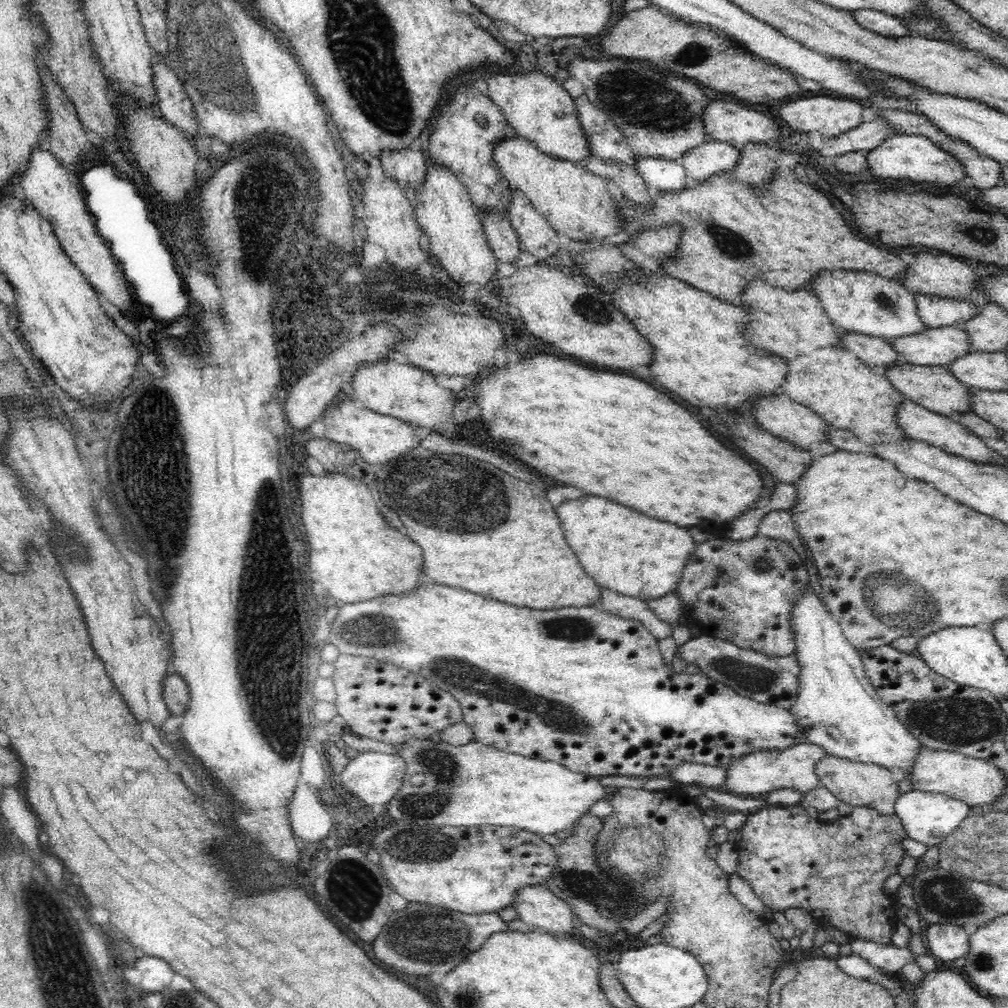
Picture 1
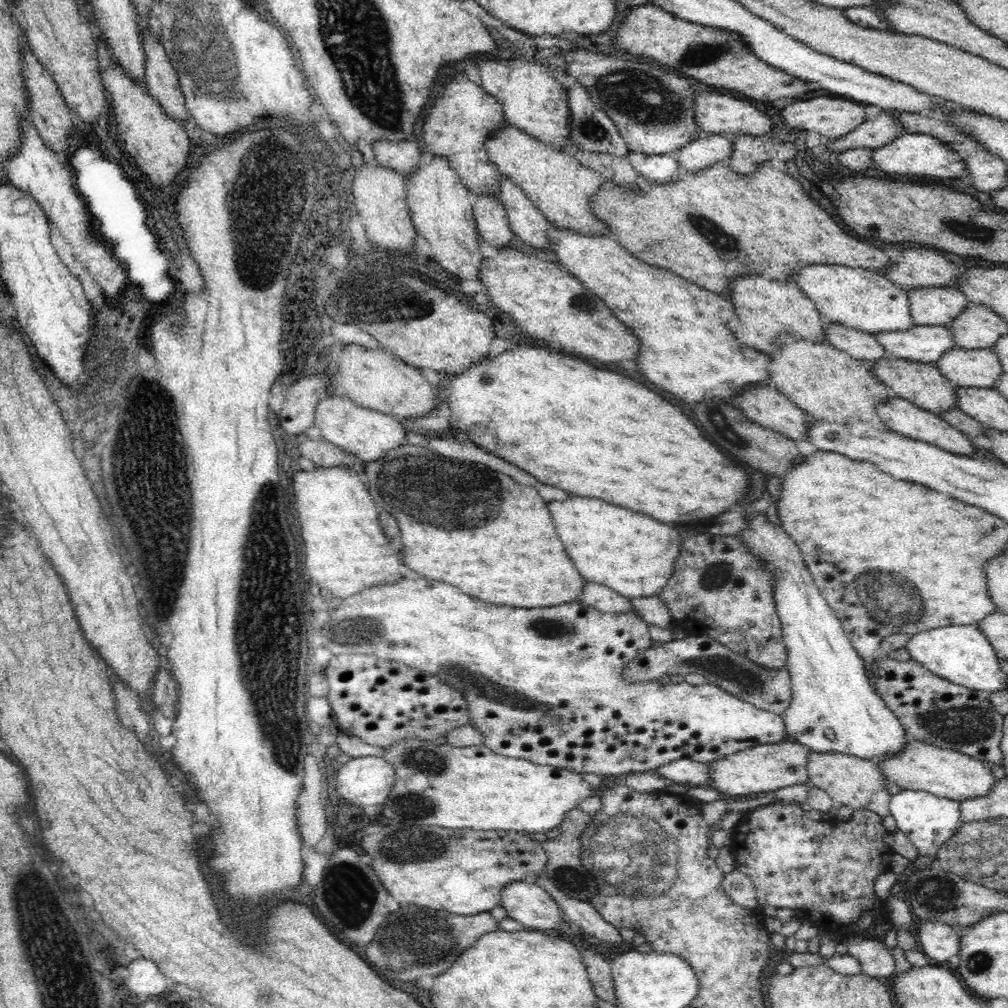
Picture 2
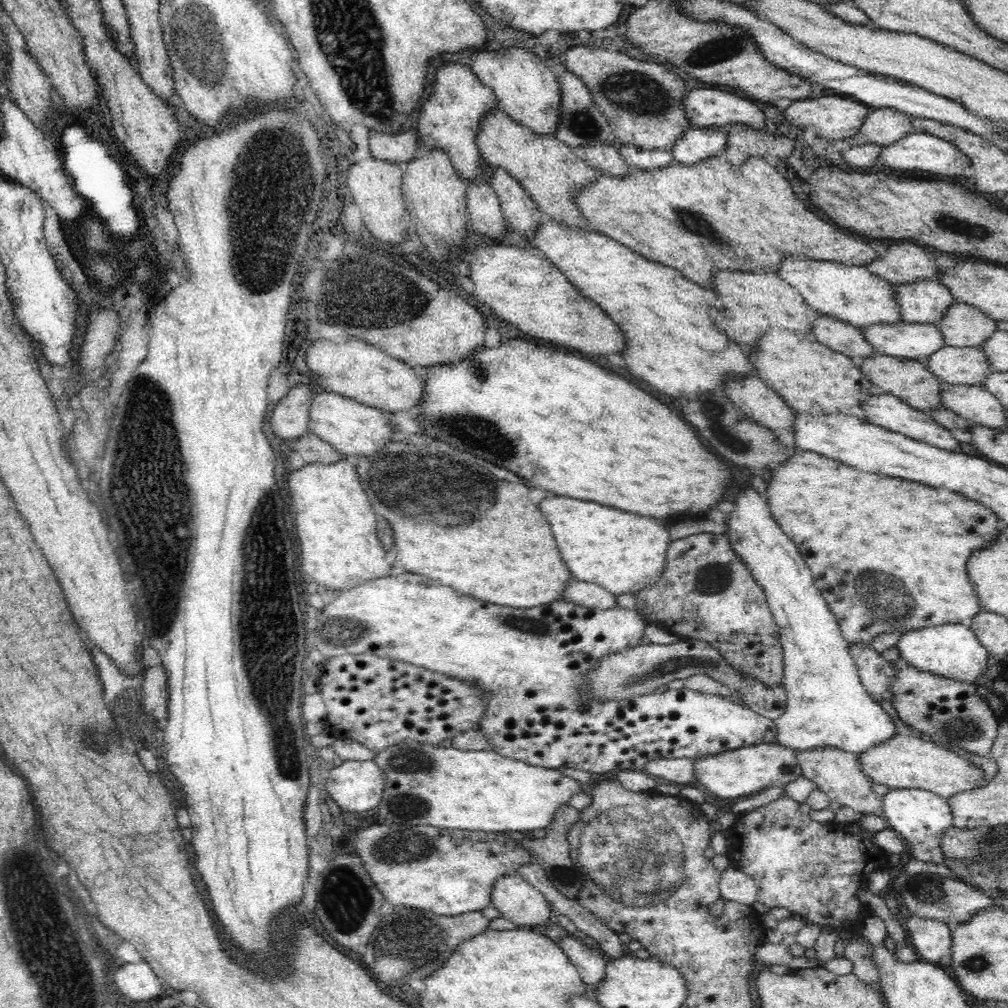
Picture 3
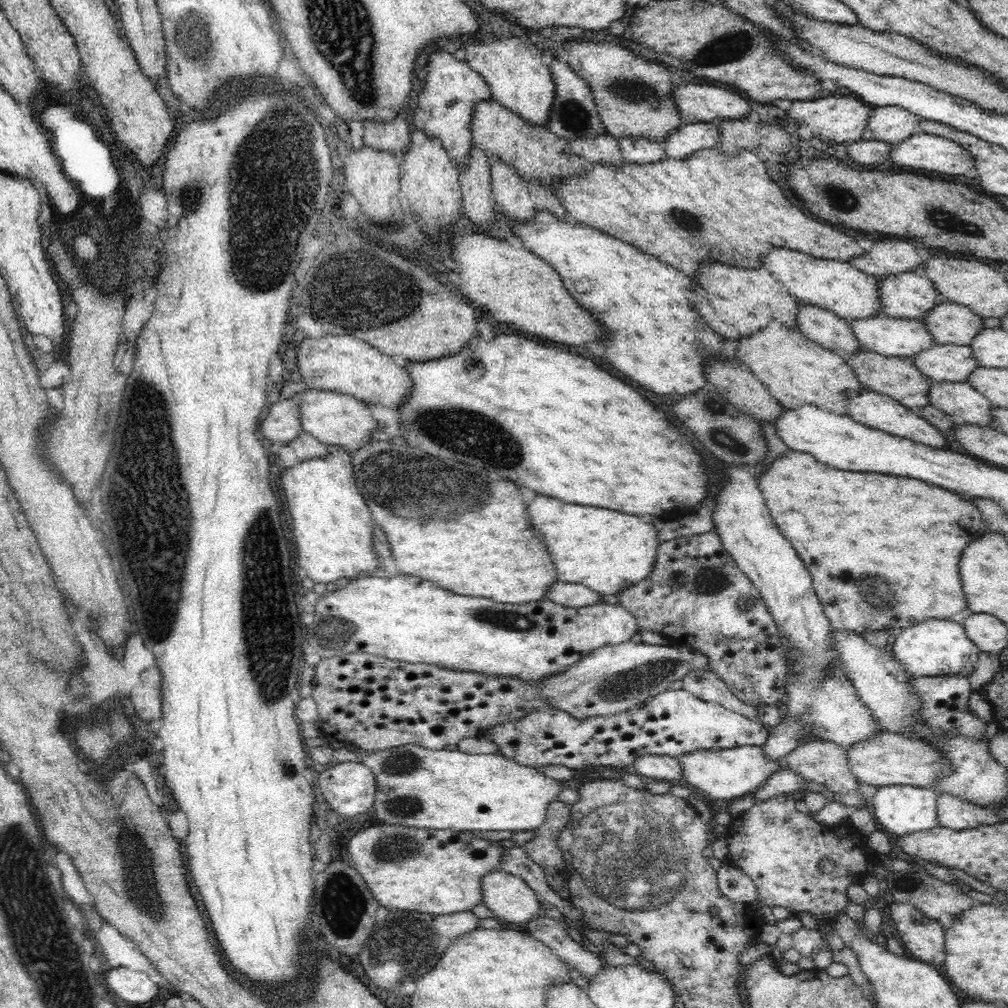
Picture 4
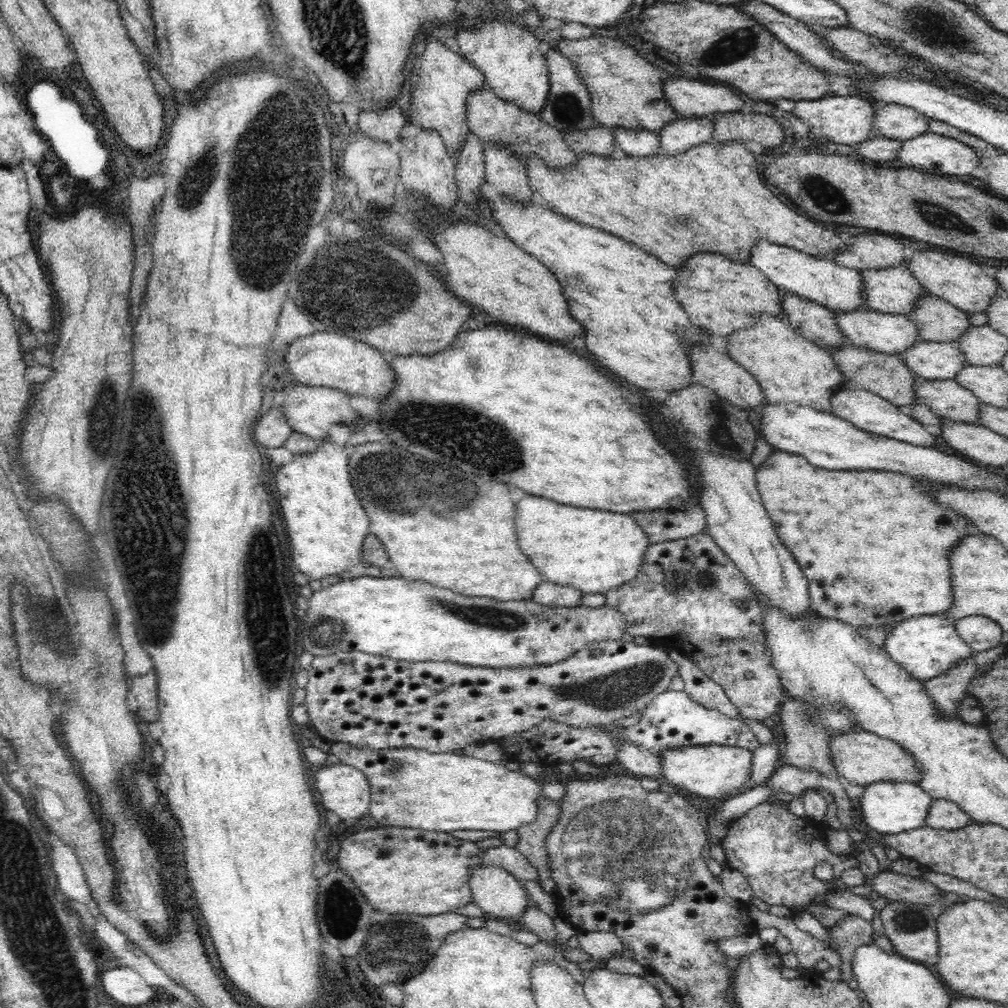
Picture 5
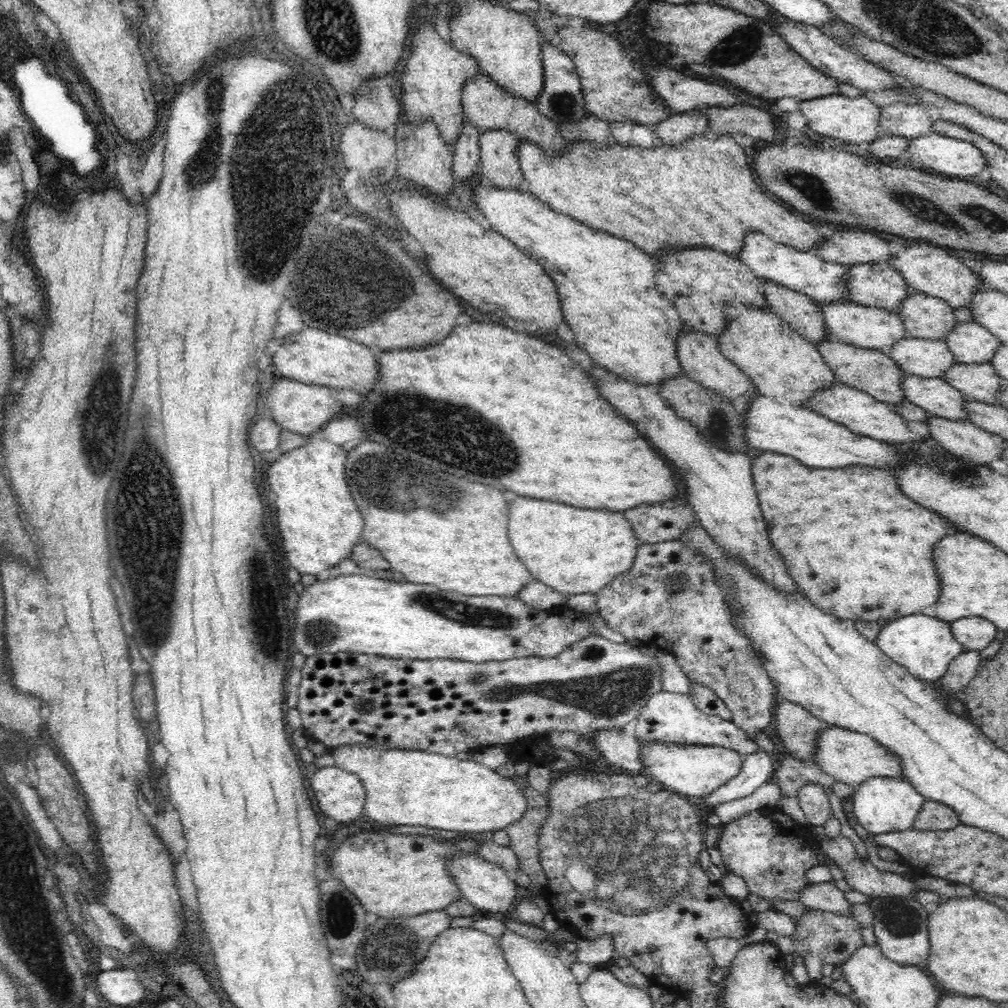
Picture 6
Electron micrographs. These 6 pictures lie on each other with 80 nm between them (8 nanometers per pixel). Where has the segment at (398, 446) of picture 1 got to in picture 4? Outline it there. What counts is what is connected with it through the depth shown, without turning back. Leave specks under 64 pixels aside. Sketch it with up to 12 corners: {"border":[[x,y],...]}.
{"border":[[297,394],[302,431],[354,452],[378,421],[348,394]]}

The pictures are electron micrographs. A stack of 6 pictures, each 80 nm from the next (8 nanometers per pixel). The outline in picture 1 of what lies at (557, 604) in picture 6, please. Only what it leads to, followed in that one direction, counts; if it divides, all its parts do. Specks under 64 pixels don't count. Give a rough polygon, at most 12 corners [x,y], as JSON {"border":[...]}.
{"border":[[602,588],[596,606],[640,621],[658,640],[677,625],[657,619],[646,600]]}

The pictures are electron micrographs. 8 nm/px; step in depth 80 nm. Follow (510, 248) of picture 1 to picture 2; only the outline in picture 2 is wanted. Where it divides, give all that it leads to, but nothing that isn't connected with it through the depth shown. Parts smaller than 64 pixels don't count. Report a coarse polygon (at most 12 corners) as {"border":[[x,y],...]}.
{"border":[[473,195],[480,238],[498,251],[514,234],[494,195]]}

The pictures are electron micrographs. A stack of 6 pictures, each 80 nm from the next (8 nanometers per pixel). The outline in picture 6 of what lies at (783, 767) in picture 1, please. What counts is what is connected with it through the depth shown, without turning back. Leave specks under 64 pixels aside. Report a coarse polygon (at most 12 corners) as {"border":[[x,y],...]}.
{"border":[[639,743],[645,776],[685,796],[710,794],[746,756],[718,746]]}

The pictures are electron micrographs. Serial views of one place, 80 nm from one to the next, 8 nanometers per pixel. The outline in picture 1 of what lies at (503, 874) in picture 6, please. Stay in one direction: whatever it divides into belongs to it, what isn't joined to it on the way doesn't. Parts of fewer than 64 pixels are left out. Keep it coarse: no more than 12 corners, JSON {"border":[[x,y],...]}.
{"border":[[545,885],[522,888],[511,906],[544,933],[571,937],[569,902]]}

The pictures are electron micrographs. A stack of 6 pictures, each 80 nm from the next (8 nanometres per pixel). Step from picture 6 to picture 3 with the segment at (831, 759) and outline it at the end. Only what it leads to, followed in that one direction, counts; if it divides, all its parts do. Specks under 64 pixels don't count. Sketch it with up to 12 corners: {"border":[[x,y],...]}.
{"border":[[898,732],[858,754],[872,783],[949,796],[986,786],[956,752]]}

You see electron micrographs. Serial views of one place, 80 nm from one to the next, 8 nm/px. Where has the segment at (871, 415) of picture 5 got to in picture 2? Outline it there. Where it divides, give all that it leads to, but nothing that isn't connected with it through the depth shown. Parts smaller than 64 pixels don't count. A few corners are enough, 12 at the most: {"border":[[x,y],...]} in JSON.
{"border":[[902,398],[877,413],[890,431],[952,454],[975,453],[972,440],[939,415]]}

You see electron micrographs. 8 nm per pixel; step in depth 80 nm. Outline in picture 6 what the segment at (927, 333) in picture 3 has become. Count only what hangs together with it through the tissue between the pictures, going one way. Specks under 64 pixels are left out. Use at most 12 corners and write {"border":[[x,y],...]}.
{"border":[[818,303],[834,342],[888,352],[906,340],[896,313]]}

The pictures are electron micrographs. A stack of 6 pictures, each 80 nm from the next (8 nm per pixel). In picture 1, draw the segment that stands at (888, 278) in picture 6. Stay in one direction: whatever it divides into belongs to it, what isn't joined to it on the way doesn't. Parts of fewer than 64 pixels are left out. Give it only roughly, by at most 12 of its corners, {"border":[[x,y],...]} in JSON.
{"border":[[916,293],[930,328],[962,328],[980,314],[970,300]]}

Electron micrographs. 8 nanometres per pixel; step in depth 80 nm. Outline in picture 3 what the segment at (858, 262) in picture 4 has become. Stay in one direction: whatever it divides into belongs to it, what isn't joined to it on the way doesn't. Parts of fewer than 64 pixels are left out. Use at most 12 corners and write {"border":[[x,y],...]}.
{"border":[[892,244],[866,263],[890,284],[939,280],[922,245]]}

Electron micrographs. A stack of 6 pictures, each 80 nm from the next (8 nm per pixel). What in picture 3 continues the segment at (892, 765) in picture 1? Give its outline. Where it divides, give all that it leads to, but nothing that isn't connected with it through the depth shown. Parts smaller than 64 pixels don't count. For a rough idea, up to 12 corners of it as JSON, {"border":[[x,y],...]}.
{"border":[[765,497],[728,543],[778,625],[774,743],[858,755],[899,731],[899,665],[849,643]]}

